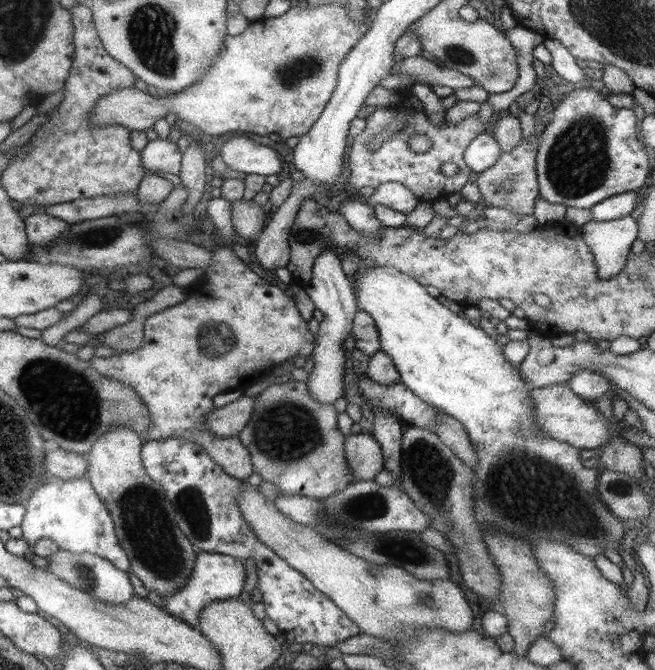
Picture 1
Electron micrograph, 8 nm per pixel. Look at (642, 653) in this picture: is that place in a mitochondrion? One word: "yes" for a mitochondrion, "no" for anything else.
no

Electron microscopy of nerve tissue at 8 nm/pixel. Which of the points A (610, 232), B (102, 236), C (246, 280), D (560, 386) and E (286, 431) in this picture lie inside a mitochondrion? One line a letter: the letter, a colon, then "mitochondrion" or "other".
A: other
B: mitochondrion
C: other
D: other
E: mitochondrion

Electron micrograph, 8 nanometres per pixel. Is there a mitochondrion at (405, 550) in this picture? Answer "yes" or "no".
yes

